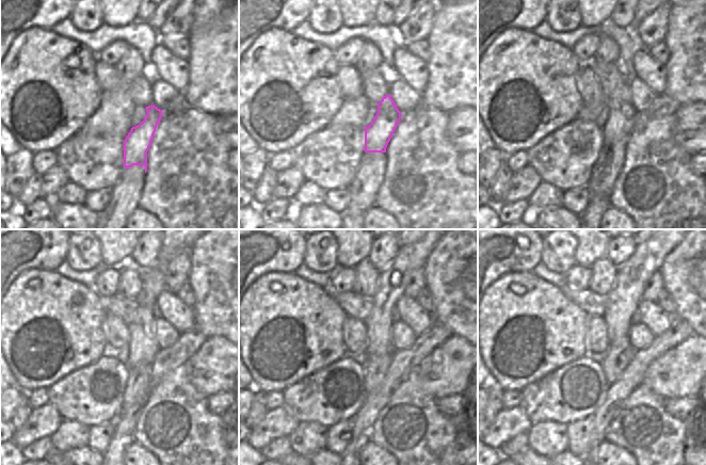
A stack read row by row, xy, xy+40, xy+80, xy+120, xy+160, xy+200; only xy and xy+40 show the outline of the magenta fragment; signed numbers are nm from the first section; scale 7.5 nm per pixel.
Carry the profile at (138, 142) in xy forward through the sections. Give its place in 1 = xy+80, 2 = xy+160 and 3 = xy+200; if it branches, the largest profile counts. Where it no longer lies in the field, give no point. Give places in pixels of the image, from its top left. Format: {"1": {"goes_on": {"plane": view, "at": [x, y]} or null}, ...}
{"1": {"goes_on": {"plane": "xy+80", "at": [622, 113]}}, "2": {"goes_on": {"plane": "xy+160", "at": [391, 281]}}, "3": {"goes_on": {"plane": "xy+200", "at": [622, 302]}}}

